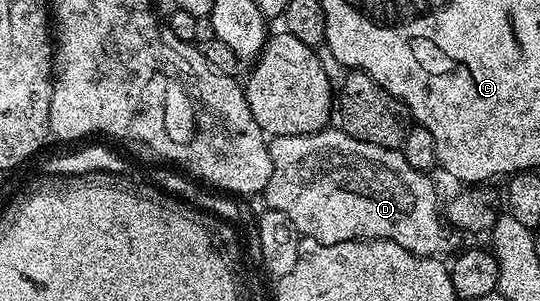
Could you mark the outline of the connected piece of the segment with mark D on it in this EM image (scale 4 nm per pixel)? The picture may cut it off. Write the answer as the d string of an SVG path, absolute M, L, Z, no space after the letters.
M325 128L313 134L272 138L268 151L272 171L262 191L265 207L282 212L300 236L326 244L385 238L422 258L453 253L453 231L442 221L442 202L436 199L435 184L425 171L410 168L400 150L378 148L354 140L345 130Z

